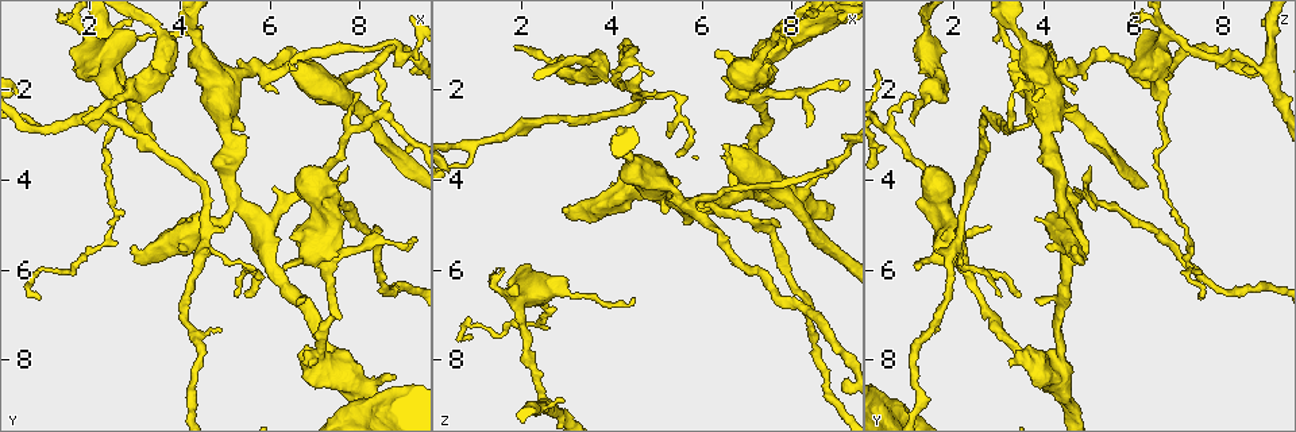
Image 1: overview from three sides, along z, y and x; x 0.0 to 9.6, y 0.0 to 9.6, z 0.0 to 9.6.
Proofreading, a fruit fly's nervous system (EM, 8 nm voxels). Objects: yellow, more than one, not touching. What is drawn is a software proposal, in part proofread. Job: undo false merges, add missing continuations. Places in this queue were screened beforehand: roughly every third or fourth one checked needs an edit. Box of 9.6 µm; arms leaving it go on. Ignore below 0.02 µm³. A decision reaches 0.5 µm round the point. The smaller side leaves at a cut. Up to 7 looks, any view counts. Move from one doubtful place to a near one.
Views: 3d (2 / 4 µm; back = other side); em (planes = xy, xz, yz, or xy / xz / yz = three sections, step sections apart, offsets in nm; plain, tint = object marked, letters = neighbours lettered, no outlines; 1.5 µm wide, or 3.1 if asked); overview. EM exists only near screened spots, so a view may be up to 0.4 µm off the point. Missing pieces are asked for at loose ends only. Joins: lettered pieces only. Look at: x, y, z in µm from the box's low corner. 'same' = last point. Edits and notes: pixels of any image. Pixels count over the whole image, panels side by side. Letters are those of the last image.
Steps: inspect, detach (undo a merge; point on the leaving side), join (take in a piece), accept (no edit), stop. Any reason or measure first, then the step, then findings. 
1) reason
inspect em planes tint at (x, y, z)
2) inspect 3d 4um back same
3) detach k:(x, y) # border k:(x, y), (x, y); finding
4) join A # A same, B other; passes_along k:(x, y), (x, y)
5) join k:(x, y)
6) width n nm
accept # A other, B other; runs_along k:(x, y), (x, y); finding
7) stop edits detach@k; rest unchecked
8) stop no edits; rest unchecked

thick turns thin
inspect em xz step 8 tint at (3.70, 1.00, 1.40)

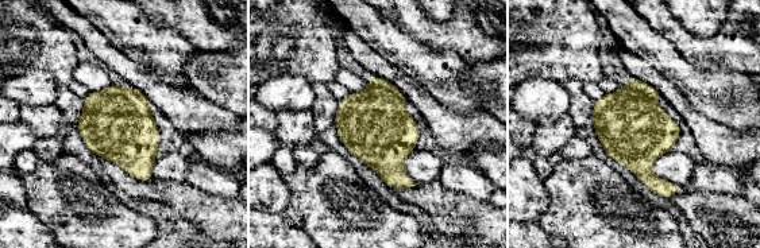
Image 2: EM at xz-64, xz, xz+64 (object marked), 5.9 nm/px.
inspect em planes tint same

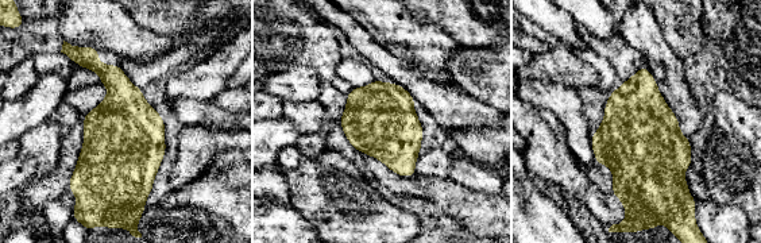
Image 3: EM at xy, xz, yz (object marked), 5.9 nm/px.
what lies round it
inspect em planes letters same

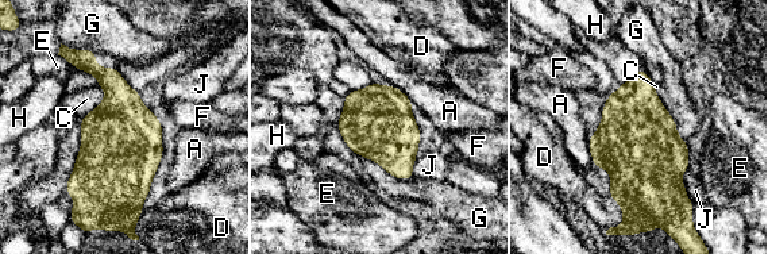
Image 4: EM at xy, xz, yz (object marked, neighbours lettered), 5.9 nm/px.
accept # A other, C other, D other, E other, F other, G other, H other, J other; border 4:(655, 91), (684, 139); continuous, no second neuron

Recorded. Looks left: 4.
branch stops here
inspect em xz step 4 letters at (6.05, 4.20, 4.65)

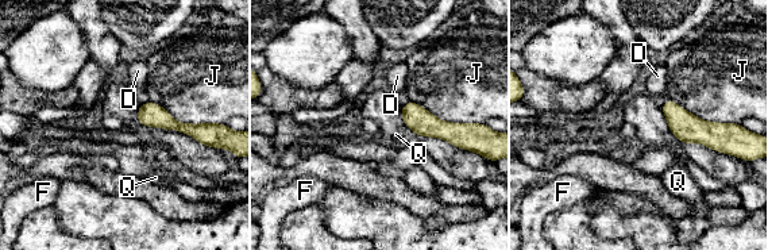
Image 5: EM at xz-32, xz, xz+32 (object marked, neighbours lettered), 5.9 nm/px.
accept # D other, F other, J other, Q other; border 5:(664, 120), (676, 138); none of them fits

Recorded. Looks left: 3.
branch point
inspect em xy step 4 tint at (2.40, 1.50, 9.00)

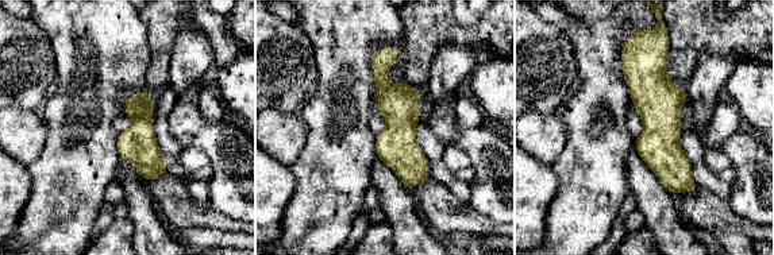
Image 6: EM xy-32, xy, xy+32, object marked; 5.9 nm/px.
inspect em planes letters same

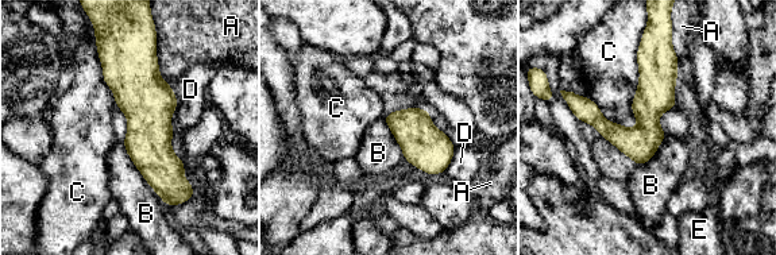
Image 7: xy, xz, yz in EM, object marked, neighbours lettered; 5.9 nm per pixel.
accept # A other, B other, C other, D other, E other; runs_along 7:(123, 47), (149, 103), (166, 200); continuous, no second neuron

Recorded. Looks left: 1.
stop no edits; rest unchecked

